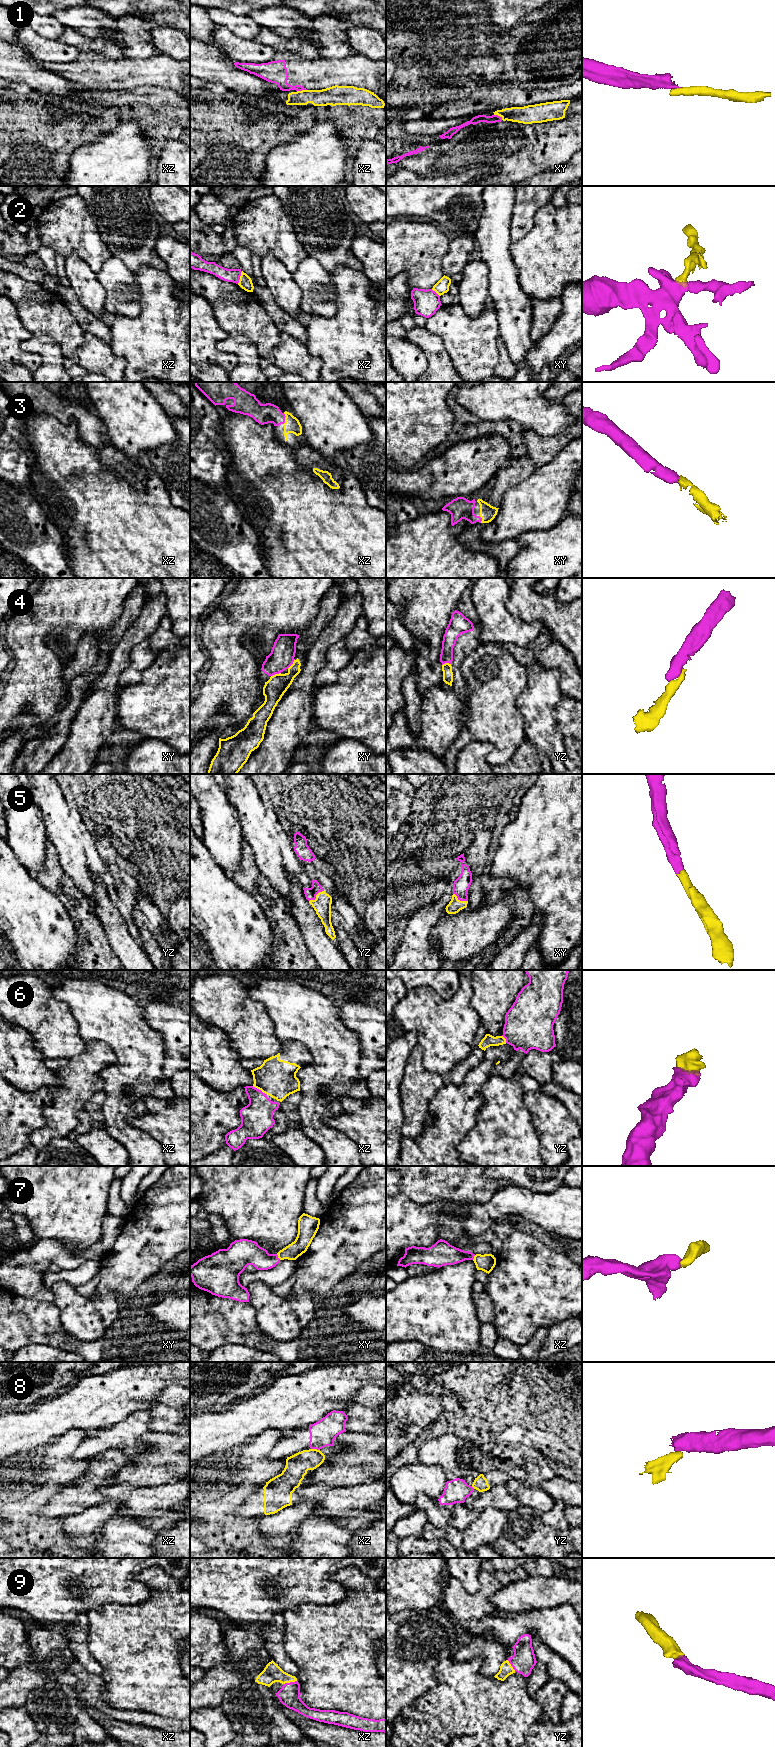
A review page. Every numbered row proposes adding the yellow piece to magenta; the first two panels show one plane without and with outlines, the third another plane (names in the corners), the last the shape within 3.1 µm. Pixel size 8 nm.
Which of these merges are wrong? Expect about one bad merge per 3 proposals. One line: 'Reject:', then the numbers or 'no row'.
Reject: 1, 2, 8

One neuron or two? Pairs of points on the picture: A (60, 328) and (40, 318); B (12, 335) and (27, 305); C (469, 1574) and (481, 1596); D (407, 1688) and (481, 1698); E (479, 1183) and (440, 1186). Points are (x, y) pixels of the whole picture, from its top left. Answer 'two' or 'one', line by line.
A: one
B: two
C: two
D: two
E: one

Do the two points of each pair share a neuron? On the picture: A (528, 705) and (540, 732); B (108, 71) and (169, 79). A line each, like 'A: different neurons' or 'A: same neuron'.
A: same neuron
B: same neuron

